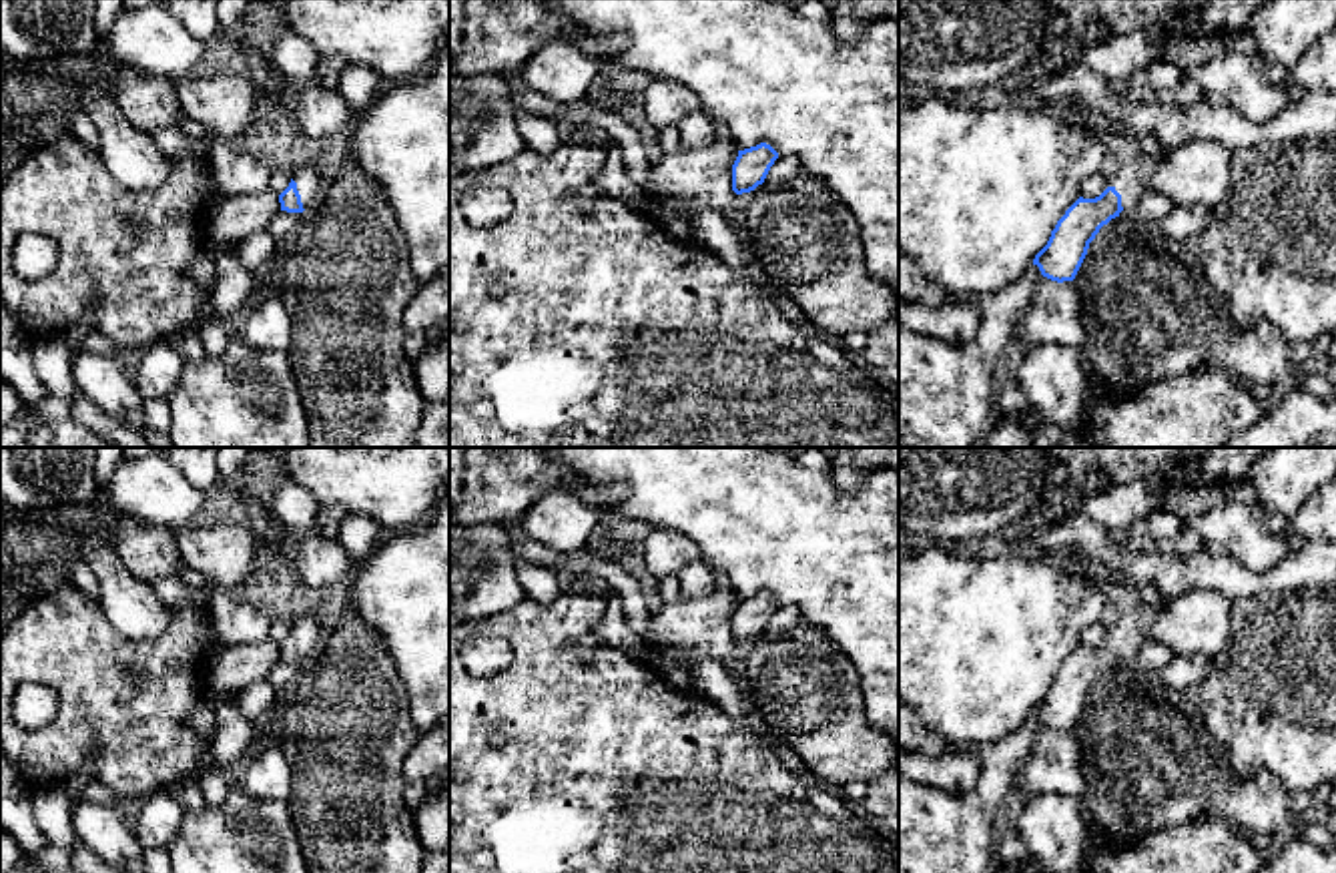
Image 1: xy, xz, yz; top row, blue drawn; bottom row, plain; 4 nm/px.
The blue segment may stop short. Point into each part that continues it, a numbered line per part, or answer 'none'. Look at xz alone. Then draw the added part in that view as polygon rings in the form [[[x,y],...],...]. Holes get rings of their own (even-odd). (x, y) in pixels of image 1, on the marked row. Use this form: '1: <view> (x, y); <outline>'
none

